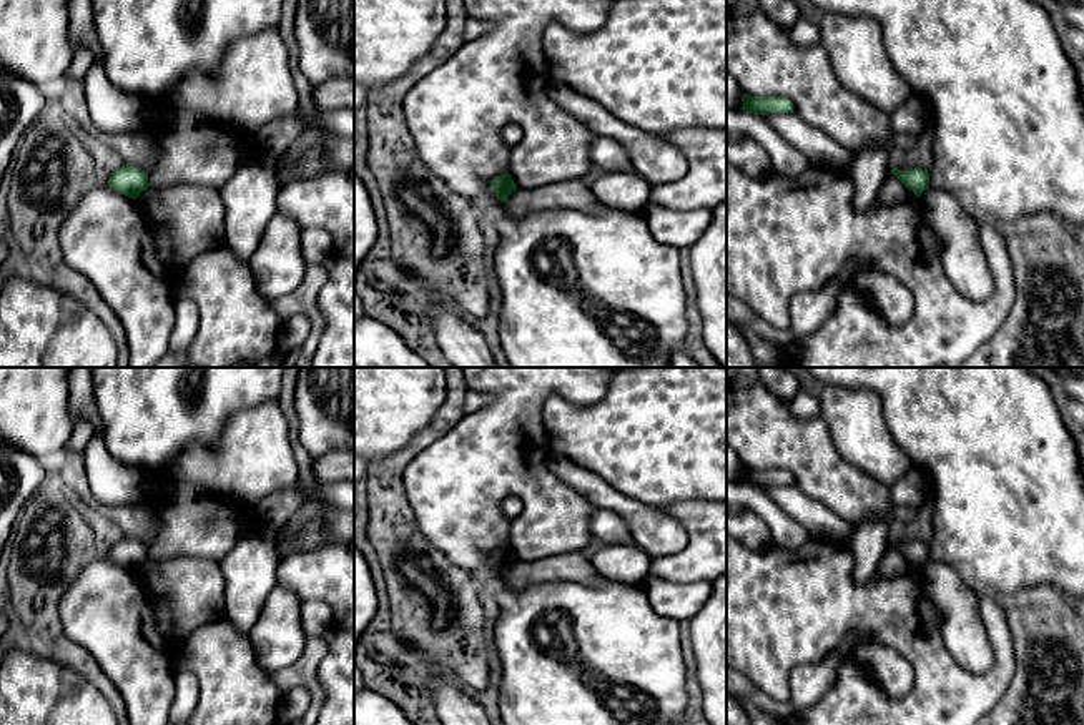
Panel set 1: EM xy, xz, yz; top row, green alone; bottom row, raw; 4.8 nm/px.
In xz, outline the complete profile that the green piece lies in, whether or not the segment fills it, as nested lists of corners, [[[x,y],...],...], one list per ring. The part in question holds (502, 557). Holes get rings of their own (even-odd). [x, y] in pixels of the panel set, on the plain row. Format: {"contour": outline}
{"contour": [[[509,545],[499,547],[490,554],[490,562],[495,565],[497,574],[505,574],[507,569],[517,562],[512,549]]]}

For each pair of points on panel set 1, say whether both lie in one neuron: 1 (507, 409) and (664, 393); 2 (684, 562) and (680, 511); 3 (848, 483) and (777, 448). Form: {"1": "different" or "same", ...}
{"1": "different", "2": "same", "3": "same"}

